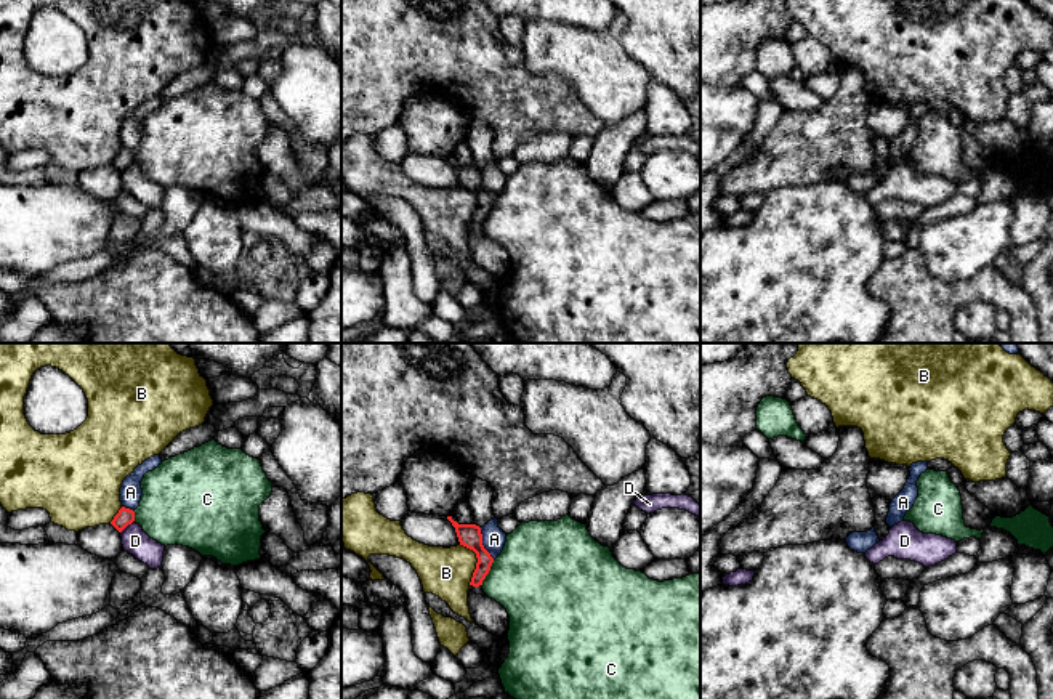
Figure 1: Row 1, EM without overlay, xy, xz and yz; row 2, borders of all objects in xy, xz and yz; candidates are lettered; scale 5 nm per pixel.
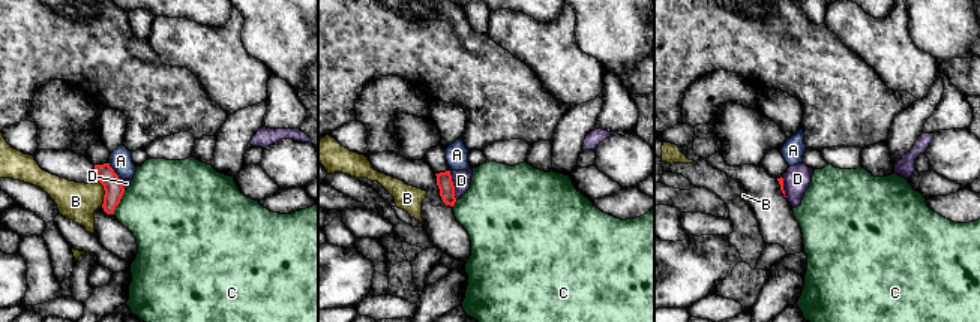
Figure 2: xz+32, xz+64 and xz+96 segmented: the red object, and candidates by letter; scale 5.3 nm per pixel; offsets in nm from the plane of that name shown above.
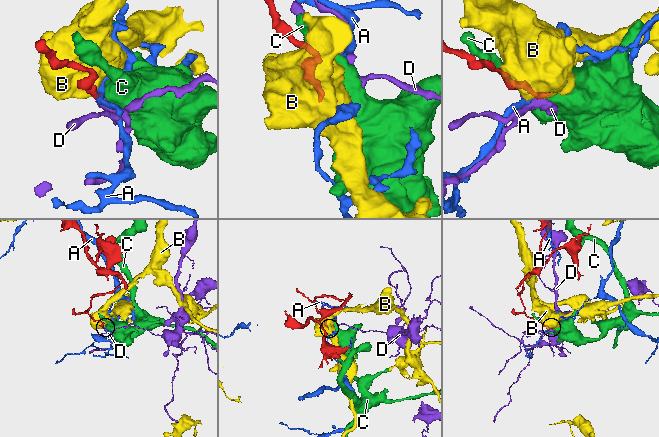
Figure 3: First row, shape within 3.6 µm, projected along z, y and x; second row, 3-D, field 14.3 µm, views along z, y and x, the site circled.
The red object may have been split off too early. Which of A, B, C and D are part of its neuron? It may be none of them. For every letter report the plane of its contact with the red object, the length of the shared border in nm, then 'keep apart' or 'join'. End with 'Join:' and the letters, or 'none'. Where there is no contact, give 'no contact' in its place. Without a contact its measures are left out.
A: xz | 180 nm | keep apart
B: xz | 220 nm | keep apart
C: xz | 140 nm | keep apart
D: xy | 100 nm | keep apart
Join: none

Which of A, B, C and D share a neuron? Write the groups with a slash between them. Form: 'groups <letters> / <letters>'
groups A / B / C / D

